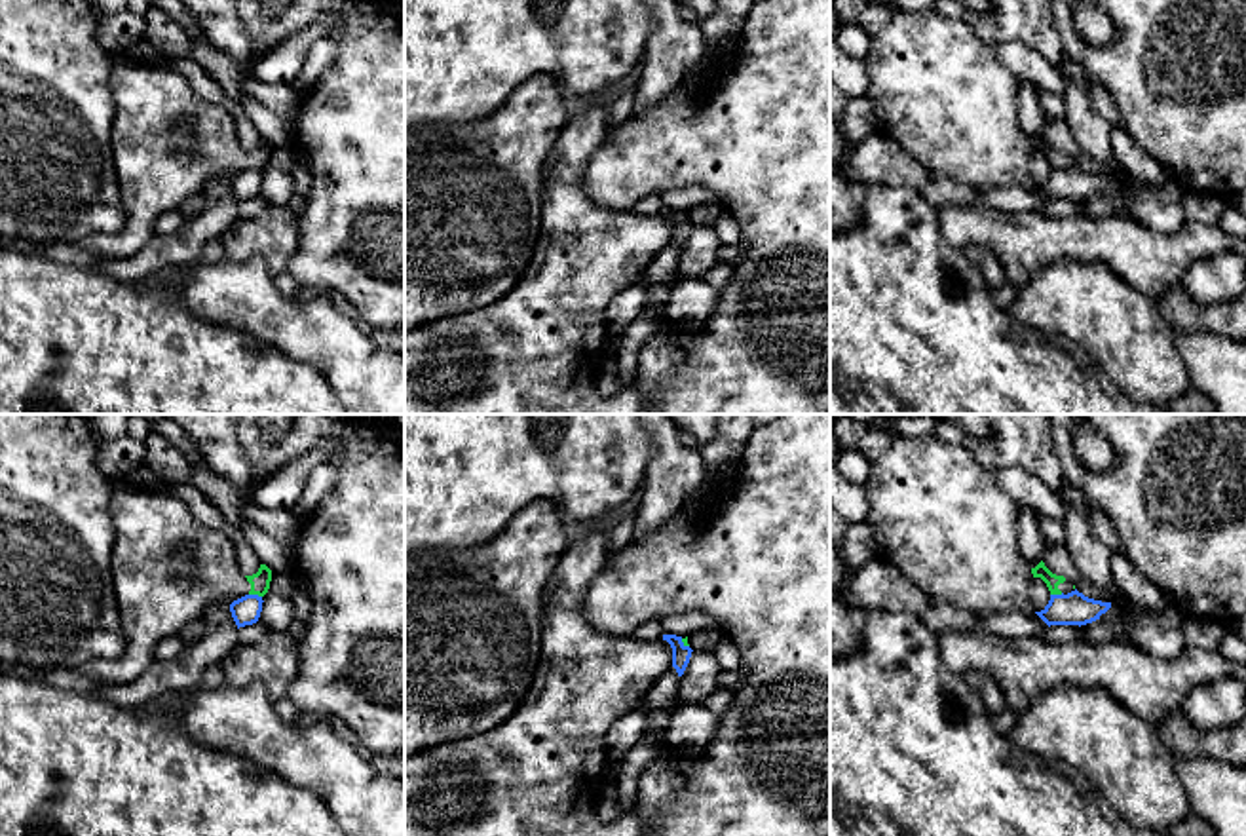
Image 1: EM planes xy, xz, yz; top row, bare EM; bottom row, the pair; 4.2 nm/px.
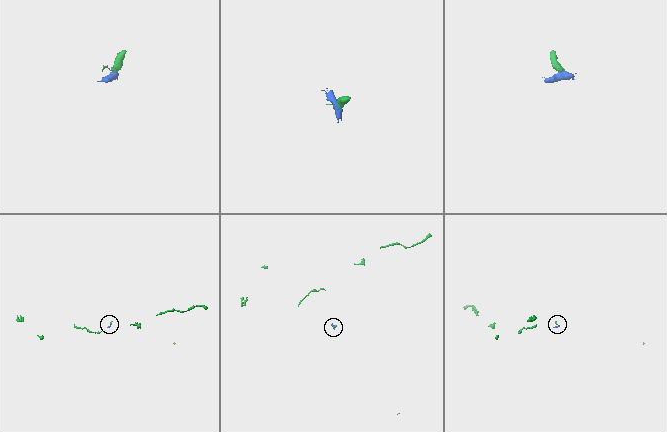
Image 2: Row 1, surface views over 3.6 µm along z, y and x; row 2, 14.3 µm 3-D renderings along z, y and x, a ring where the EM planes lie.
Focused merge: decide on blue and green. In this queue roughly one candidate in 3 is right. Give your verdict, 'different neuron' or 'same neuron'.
different neuron

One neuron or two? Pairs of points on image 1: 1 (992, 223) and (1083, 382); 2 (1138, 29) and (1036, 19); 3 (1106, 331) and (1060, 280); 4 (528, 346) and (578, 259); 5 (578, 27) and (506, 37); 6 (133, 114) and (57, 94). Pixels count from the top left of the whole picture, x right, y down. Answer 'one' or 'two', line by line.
1: two
2: two
3: one
4: one
5: one
6: two

